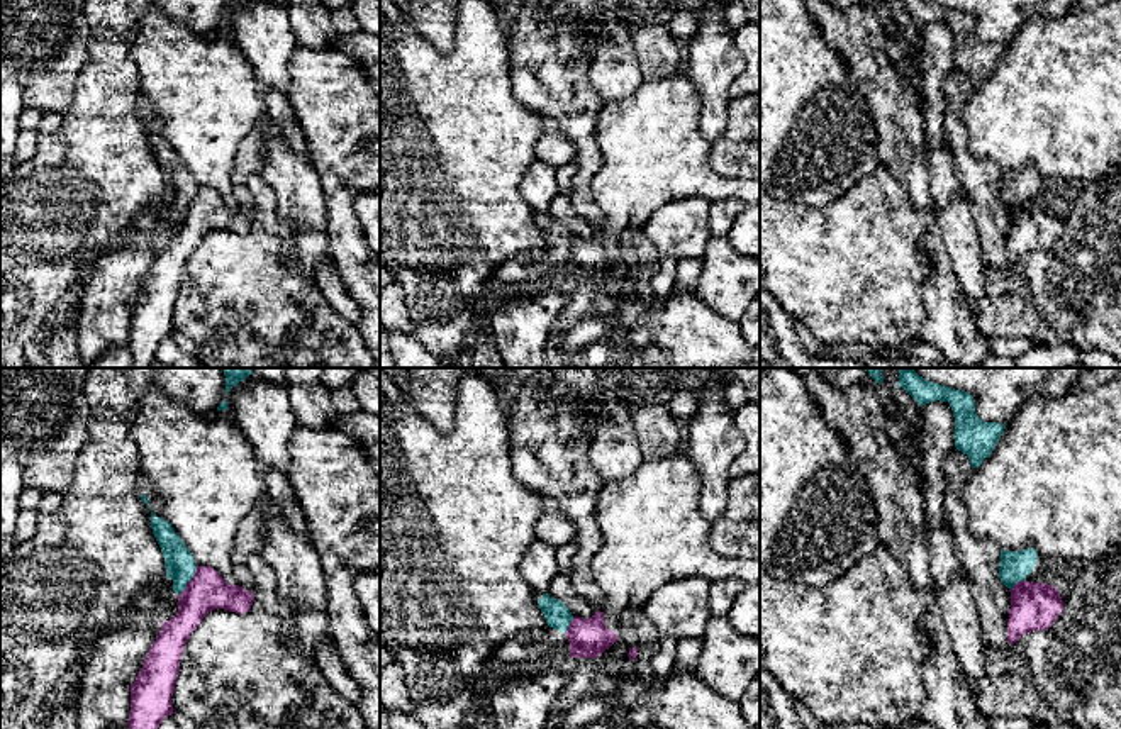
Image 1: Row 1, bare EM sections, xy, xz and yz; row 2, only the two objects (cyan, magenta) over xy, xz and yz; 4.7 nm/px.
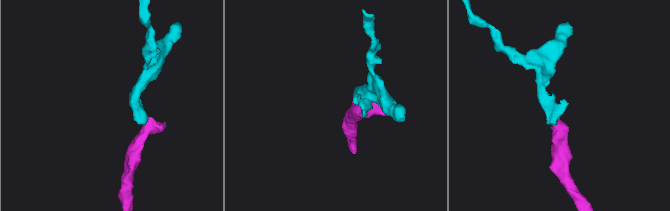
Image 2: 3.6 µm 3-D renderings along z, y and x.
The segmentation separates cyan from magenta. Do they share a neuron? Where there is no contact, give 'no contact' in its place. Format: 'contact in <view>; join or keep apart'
contact in xy; keep apart

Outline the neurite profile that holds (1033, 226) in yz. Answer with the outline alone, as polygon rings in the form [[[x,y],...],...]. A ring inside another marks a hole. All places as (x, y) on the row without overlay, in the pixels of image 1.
[[[1018,202],[1011,210],[1007,231],[1007,263],[1014,264],[1023,254],[1051,248],[1063,231],[1058,210],[1048,203]]]

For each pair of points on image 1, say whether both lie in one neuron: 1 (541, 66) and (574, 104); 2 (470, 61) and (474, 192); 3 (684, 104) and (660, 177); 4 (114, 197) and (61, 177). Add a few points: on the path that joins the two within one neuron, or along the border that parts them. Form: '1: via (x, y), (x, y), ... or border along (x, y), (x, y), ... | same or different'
1: via (545, 75), (565, 95) | same
2: via (470, 94), (474, 160) | same
3: via (665, 122), (660, 127), (660, 158) | same
4: via (100, 183), (94, 177), (75, 177) | same

